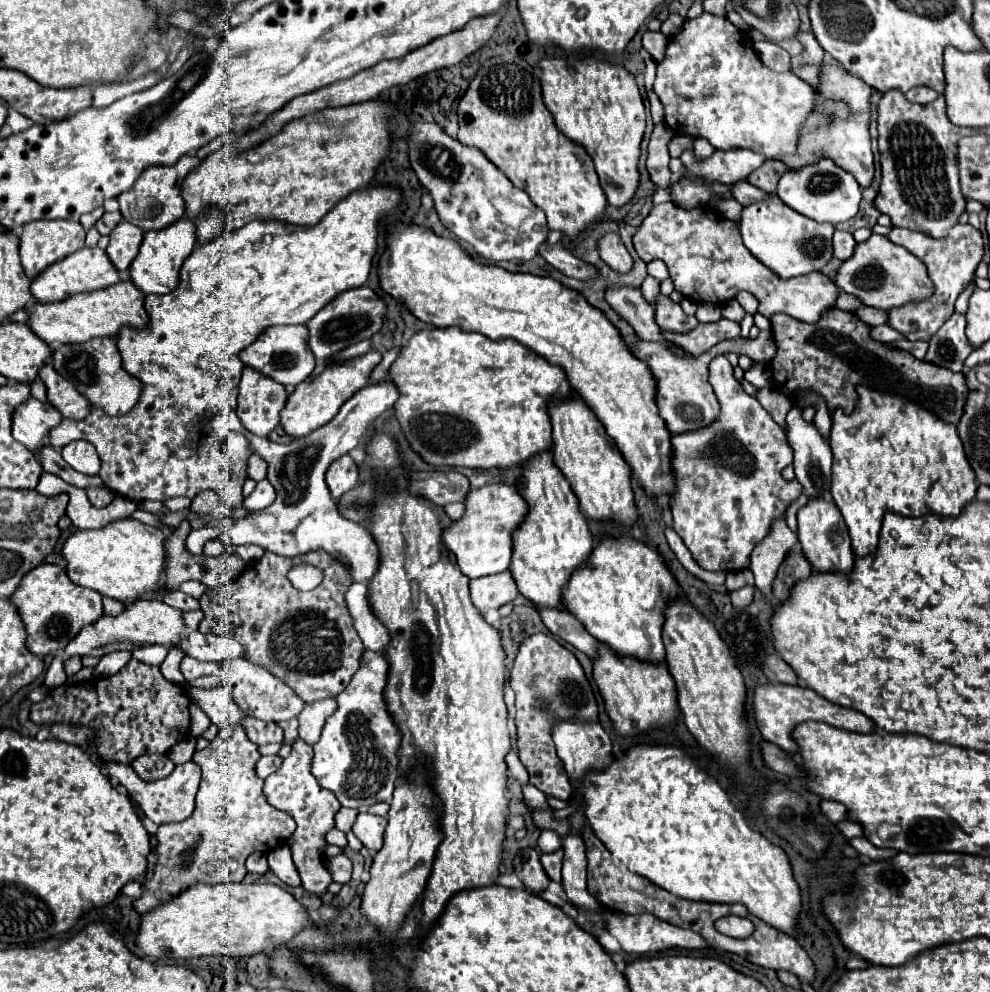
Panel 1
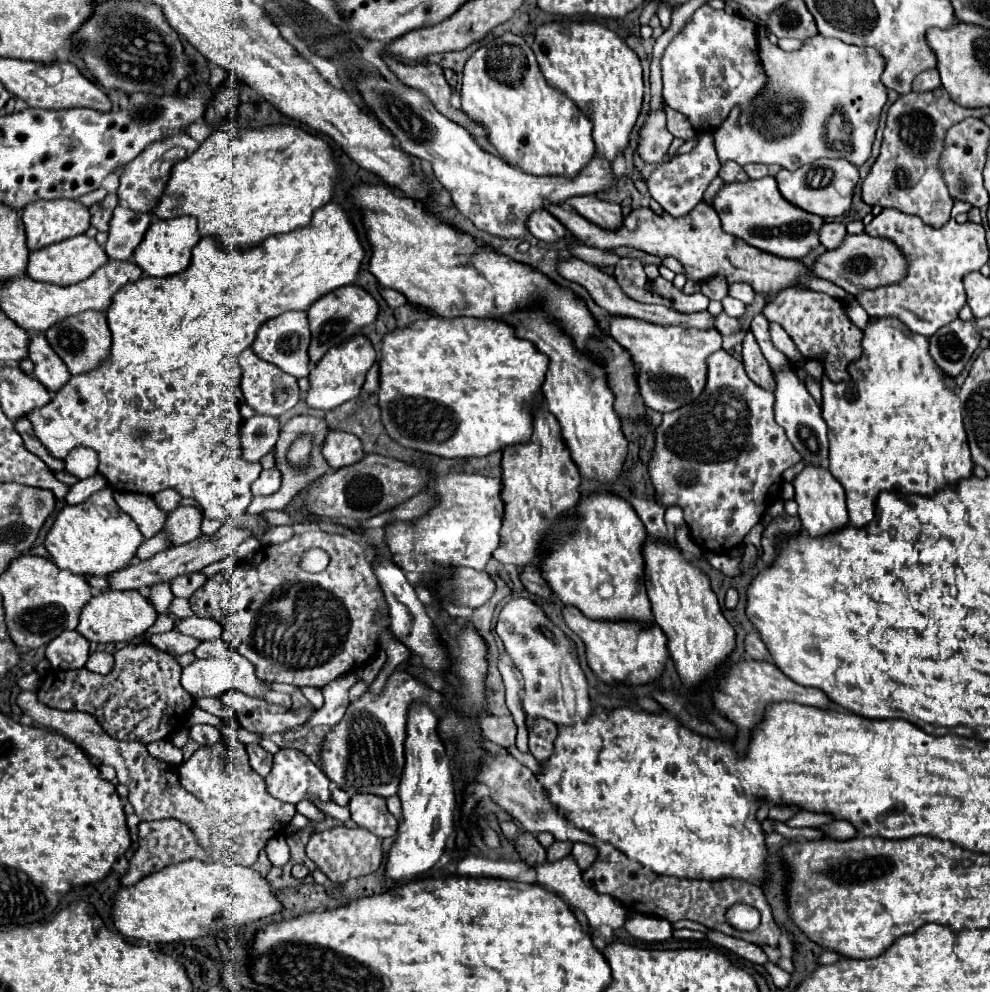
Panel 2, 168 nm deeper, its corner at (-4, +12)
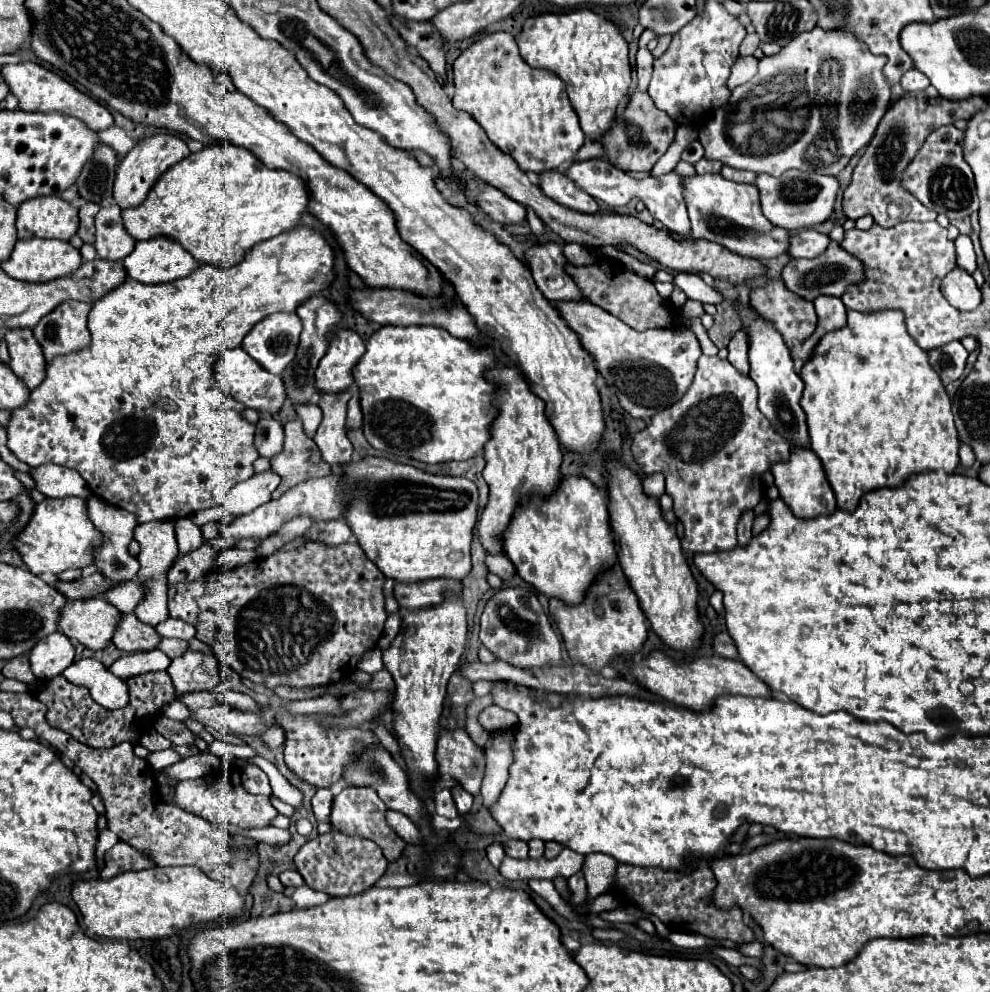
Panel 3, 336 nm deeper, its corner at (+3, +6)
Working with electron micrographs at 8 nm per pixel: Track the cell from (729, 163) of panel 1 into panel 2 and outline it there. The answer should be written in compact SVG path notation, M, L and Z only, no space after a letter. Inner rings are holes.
M764 36L760 40L760 60L764 64L764 68L768 70L768 88L766 92L748 108L748 112L732 112L732 116L714 132L714 140L716 140L716 152L720 162L738 162L740 166L750 164L750 162L760 162L760 164L780 164L786 170L796 170L804 164L810 164L812 160L818 158L830 158L830 154L834 152L842 152L842 150L834 150L830 146L828 140L828 122L830 122L830 114L840 112L842 118L852 126L852 134L850 134L850 144L844 150L850 148L872 148L874 144L874 136L876 136L876 128L878 128L878 118L880 118L880 110L886 104L886 88L880 82L880 74L882 74L882 60L880 54L872 48L860 48L860 46L850 46L844 44L838 38L824 38L824 36L814 36L812 40L806 40L804 46L798 52L782 52L782 48L774 46L768 36ZM786 102L796 102L798 104L798 112L794 118L786 120L790 122L790 132L784 136L778 136L778 114L780 114L780 106Z

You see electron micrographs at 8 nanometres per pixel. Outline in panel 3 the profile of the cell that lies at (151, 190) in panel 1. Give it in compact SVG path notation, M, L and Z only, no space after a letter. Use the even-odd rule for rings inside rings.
M155 134L151 138L143 138L139 140L133 150L121 160L119 168L117 168L117 178L115 178L115 186L113 186L113 198L117 200L119 208L129 208L129 206L137 206L145 200L147 192L151 190L151 186L161 178L161 174L165 170L169 170L173 164L181 162L183 158L187 158L191 152L185 144L185 140L181 140L179 136L173 134Z

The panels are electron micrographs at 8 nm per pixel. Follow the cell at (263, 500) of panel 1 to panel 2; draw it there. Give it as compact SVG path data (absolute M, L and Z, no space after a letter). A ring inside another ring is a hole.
M270 468L270 470L262 470L260 478L252 484L252 494L254 496L268 496L278 492L280 488L280 470L278 468Z

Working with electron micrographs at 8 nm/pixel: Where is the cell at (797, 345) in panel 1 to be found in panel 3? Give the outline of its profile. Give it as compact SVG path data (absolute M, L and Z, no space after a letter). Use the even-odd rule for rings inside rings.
M771 280L761 288L753 288L751 306L775 324L785 344L791 348L793 340L803 342L817 326L817 314L811 302L797 298L781 280Z

